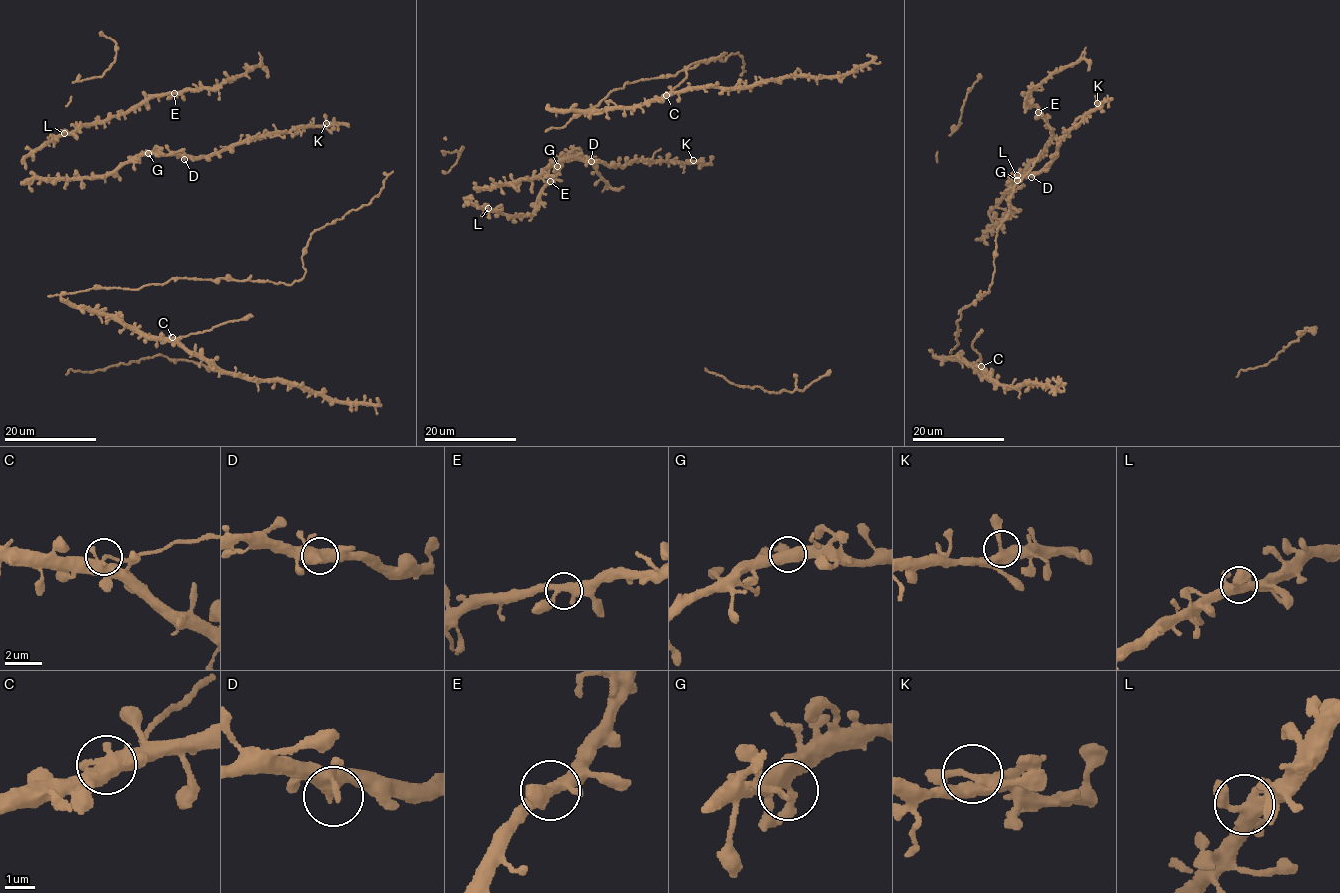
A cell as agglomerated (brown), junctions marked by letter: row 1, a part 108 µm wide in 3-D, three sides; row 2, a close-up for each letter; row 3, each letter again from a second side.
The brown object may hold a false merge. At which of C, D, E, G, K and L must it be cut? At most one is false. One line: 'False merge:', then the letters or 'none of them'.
False merge: C

